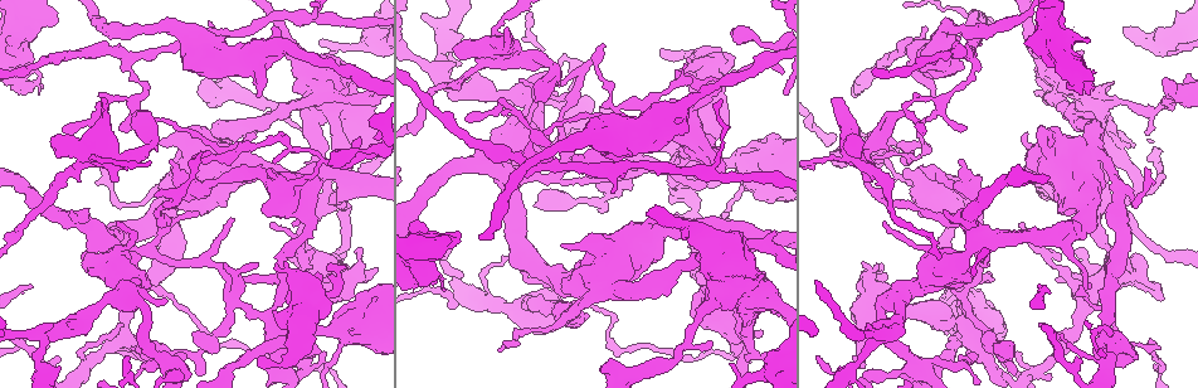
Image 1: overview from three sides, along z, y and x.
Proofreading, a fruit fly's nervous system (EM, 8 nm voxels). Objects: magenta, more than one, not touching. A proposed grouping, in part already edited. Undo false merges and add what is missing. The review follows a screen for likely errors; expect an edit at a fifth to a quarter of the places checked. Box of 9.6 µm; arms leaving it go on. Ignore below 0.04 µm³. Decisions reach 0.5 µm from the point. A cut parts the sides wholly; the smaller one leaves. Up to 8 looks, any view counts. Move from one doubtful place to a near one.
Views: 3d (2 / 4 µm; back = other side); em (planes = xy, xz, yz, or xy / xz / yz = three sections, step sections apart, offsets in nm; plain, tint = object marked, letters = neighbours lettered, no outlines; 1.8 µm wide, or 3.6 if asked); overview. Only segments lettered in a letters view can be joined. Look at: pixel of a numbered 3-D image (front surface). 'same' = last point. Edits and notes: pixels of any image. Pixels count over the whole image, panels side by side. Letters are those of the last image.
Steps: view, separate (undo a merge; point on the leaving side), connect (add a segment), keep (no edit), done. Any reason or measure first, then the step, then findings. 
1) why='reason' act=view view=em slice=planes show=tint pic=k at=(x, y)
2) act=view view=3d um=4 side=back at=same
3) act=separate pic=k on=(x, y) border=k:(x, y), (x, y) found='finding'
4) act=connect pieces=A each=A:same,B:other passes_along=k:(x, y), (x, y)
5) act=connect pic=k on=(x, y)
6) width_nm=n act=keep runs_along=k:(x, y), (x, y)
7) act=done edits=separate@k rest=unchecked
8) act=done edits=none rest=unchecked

why='touches itself' act=view view=em slice=planes show=letters pic=1 at=(41, 75)

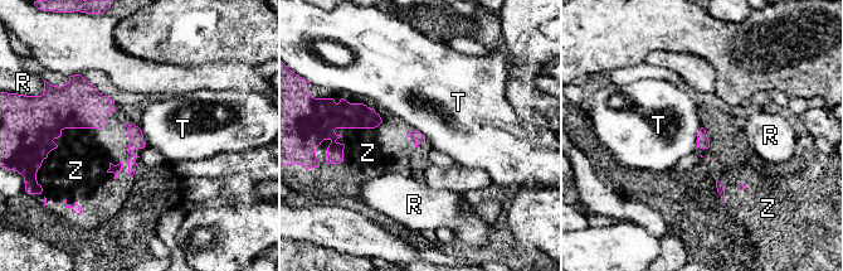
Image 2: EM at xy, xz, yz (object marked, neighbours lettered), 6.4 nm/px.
width_nm=80 act=connect pieces=Z each=R:other,T:other,Z:same found='it goes on there'

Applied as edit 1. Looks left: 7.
why='see it whole again' act=view view=overview

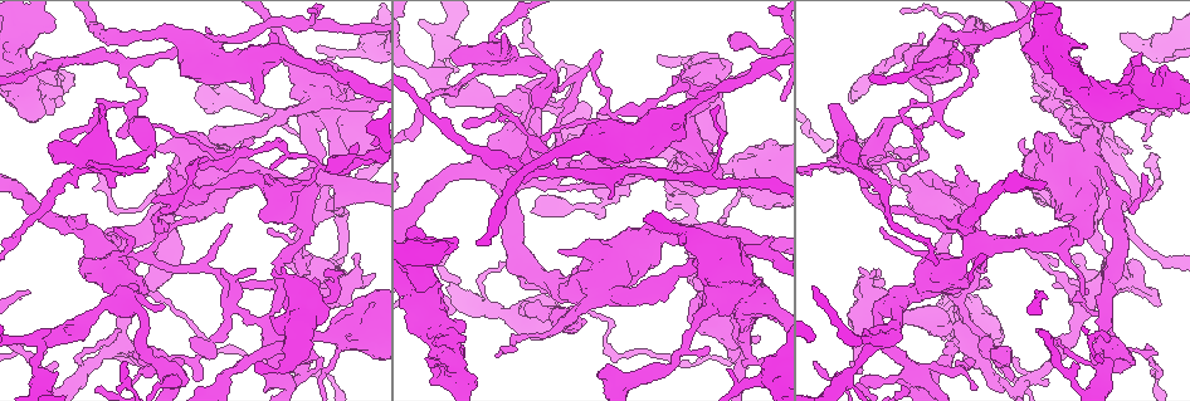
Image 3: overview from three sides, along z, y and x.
why='calibre changes' act=view view=em um=3.6 slice=planes show=letters pic=3 at=(592, 293)

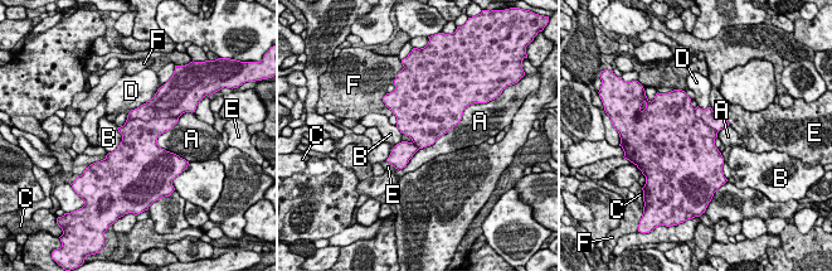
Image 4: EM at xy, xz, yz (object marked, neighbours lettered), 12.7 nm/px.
act=separate pic=4 on=(165, 103) each=A:other,B:other,C:other,D:other,E:other,F:other border=4:(176, 116), (127, 120) found='a second neuron is stuck on'

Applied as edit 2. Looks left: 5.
why='branch stops here' act=view view=em um=3.6 slice=xz step=16 show=tint pic=3 at=(249, 142)

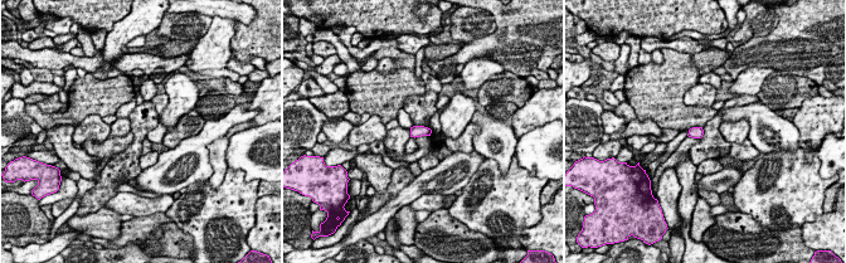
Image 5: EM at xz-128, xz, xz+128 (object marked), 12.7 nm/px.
why='see the neighbours' act=view view=em um=3.6 slice=xz step=16 show=letters at=same

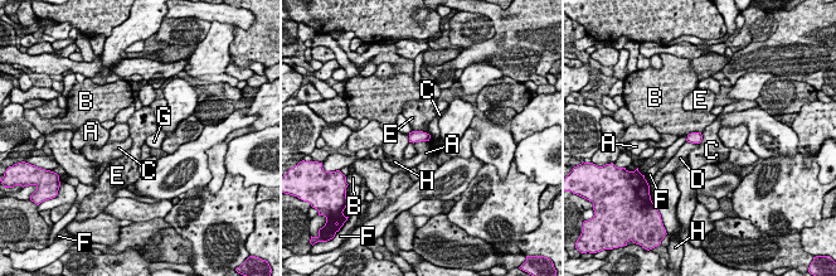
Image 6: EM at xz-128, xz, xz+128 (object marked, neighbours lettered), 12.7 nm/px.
act=keep each=A:other,B:other,C:other,D:other,E:other,F:other,G:other,H:other border=6:(412, 130), (422, 130), (428, 134) found='none of them fits'

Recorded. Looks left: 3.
act=view view=em slice=planes show=plain pic=3 at=(962, 344)

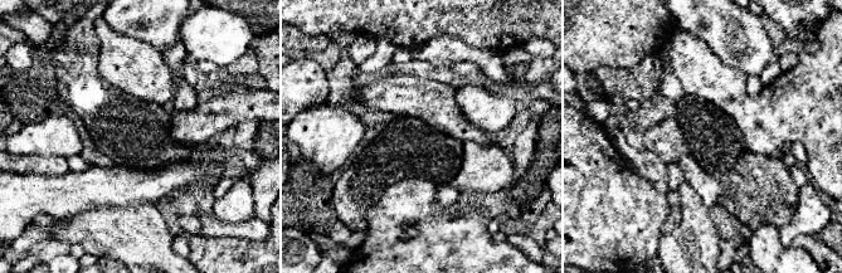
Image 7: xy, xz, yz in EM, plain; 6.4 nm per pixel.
why='what lies round it' act=view view=em slice=planes show=letters at=same

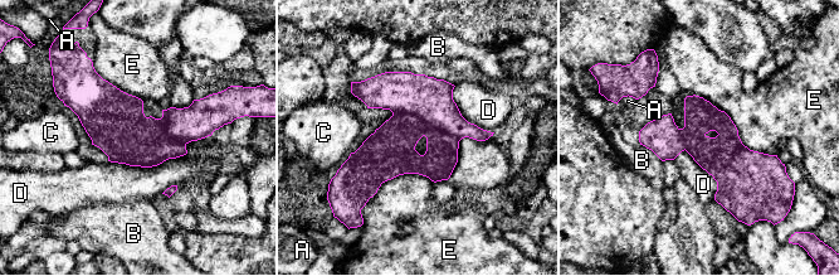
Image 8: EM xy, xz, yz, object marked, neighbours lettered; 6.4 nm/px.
act=keep each=A:other,B:other,C:other,D:other,E:other found='one neuron here'

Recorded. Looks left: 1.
act=done edits=connect@2,separate@4 rest=unchecked

